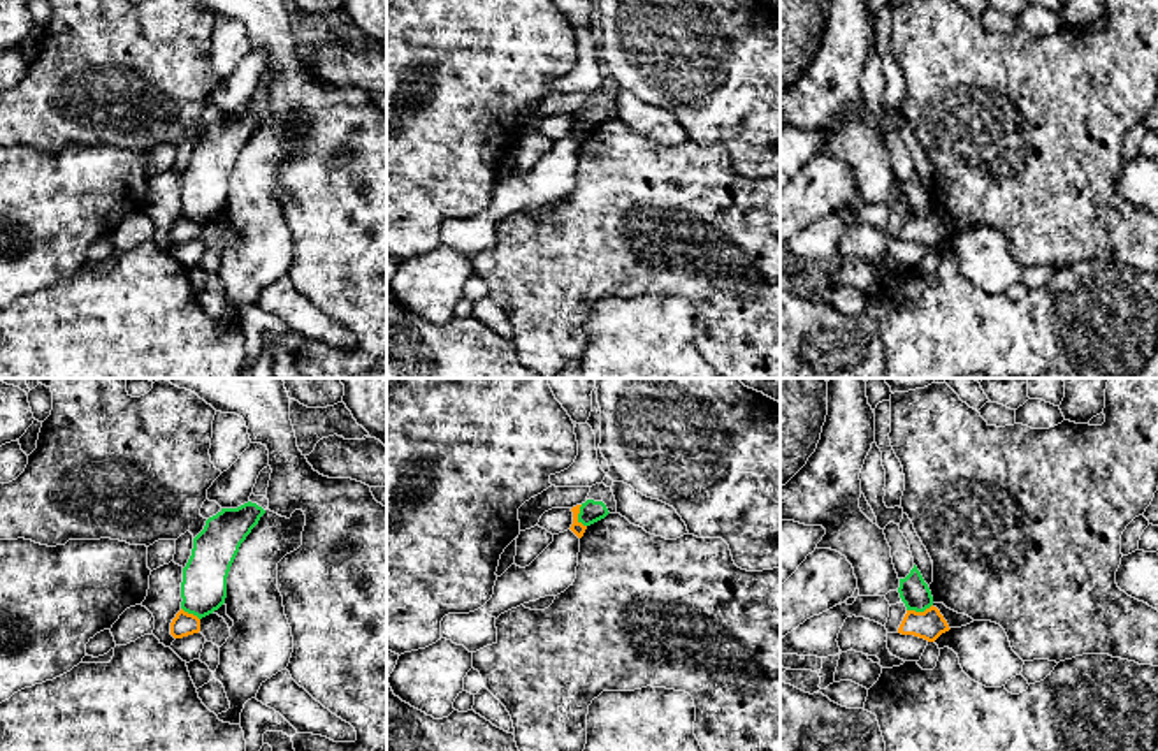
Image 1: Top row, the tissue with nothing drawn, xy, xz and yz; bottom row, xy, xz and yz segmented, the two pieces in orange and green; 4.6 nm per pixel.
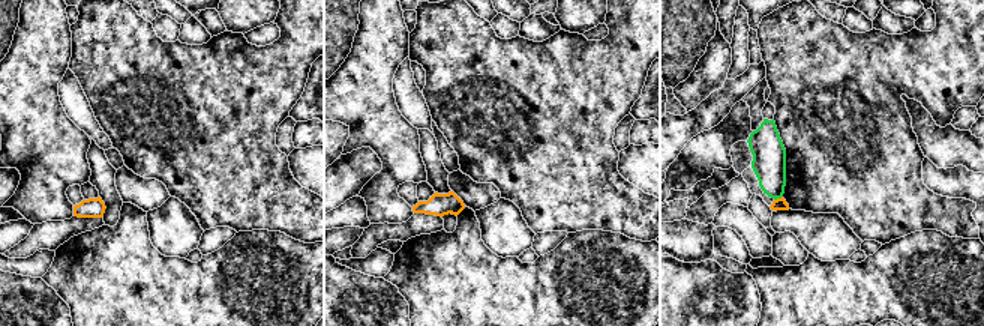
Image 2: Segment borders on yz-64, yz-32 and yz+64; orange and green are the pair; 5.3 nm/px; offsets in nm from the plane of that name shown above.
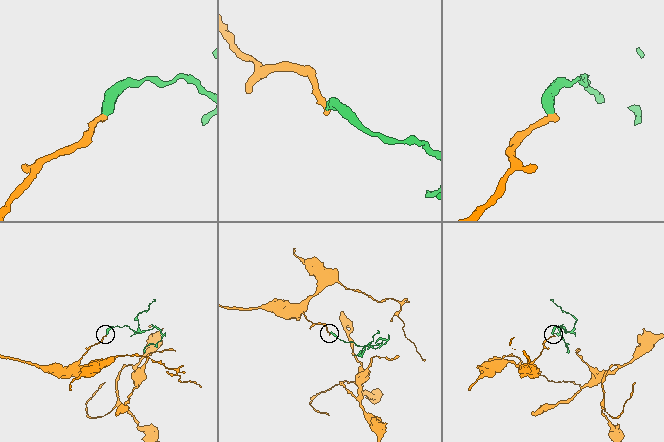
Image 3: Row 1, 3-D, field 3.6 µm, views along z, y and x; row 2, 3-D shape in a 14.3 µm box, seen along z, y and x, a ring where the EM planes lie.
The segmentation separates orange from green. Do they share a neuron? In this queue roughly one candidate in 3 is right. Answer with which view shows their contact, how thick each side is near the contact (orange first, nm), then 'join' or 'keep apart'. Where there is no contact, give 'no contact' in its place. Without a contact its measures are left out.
meets orange in yz; 140 nm thick on the orange side, 140 nm on the other; keep apart

